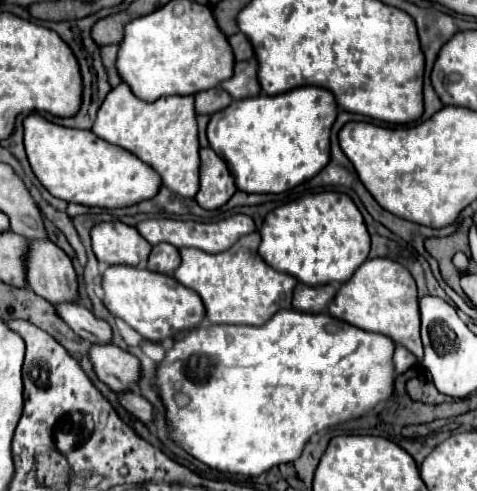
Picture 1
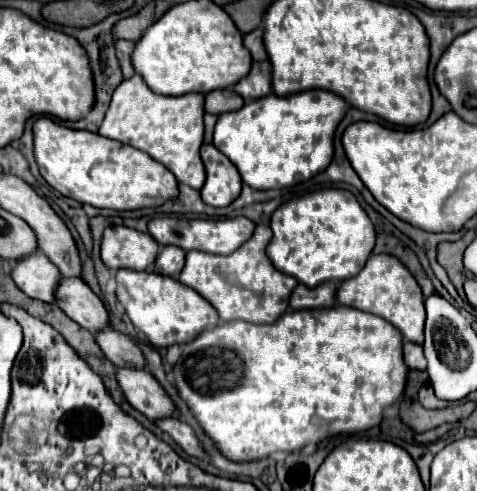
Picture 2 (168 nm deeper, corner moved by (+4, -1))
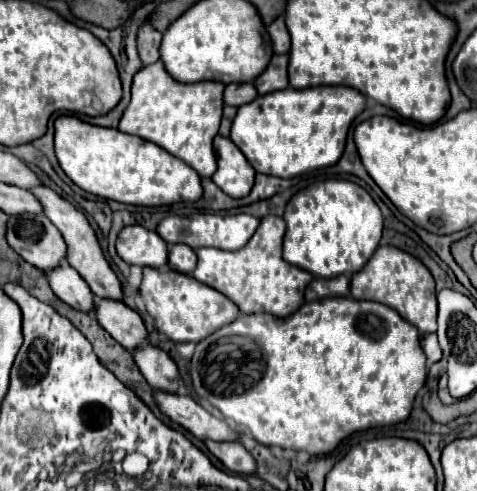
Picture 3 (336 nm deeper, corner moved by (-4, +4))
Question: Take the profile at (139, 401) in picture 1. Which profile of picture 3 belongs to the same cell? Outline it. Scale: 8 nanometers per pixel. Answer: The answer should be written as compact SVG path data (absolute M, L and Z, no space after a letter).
M206 441L206 447L230 471L244 473L244 475L256 473L256 461L254 461L254 457L240 443L210 443L210 441Z

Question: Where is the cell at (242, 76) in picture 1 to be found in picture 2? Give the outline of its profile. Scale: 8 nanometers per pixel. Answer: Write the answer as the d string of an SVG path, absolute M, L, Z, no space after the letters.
M268 60L264 62L252 62L252 68L248 72L248 76L244 76L236 86L234 90L246 100L256 100L260 96L268 96L272 92L270 88L270 66L268 66Z

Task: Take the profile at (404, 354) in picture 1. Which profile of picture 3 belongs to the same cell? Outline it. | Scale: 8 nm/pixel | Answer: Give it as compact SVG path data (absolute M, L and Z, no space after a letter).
M426 333L426 335L422 335L422 349L424 349L426 357L428 357L428 365L440 361L442 349L440 349L440 345L438 345L436 333Z

